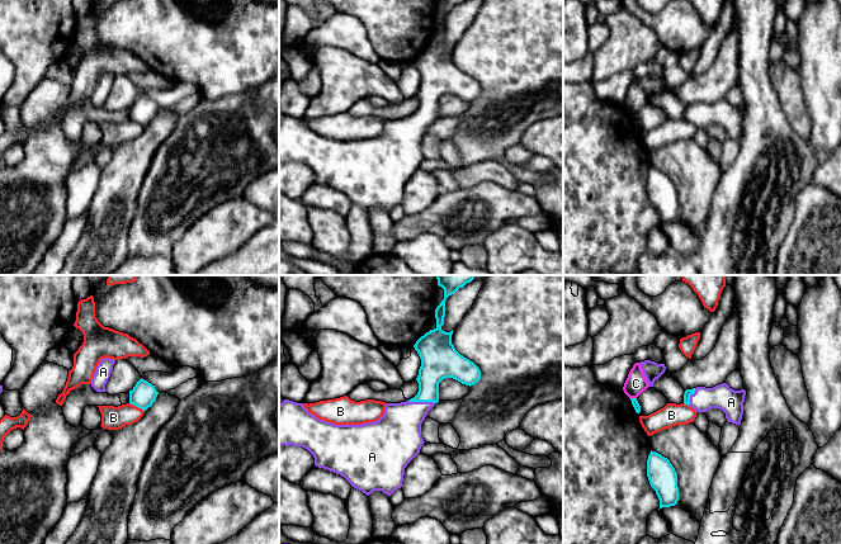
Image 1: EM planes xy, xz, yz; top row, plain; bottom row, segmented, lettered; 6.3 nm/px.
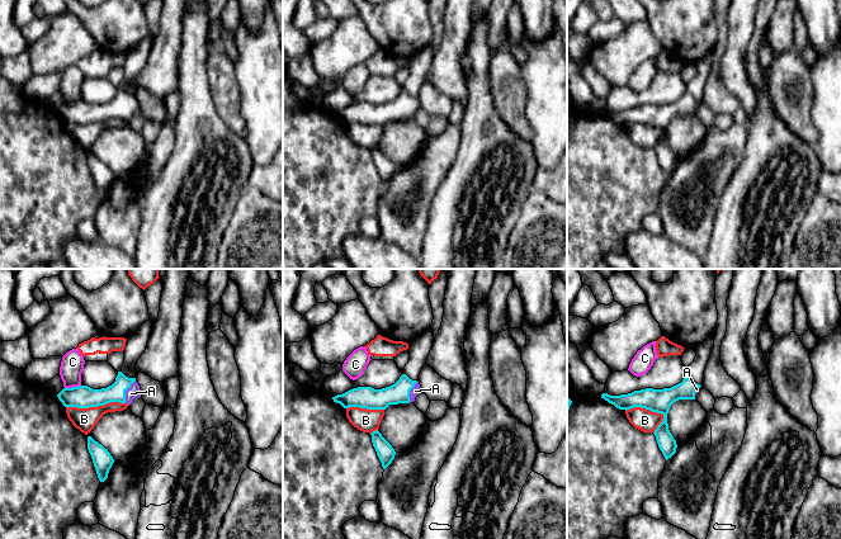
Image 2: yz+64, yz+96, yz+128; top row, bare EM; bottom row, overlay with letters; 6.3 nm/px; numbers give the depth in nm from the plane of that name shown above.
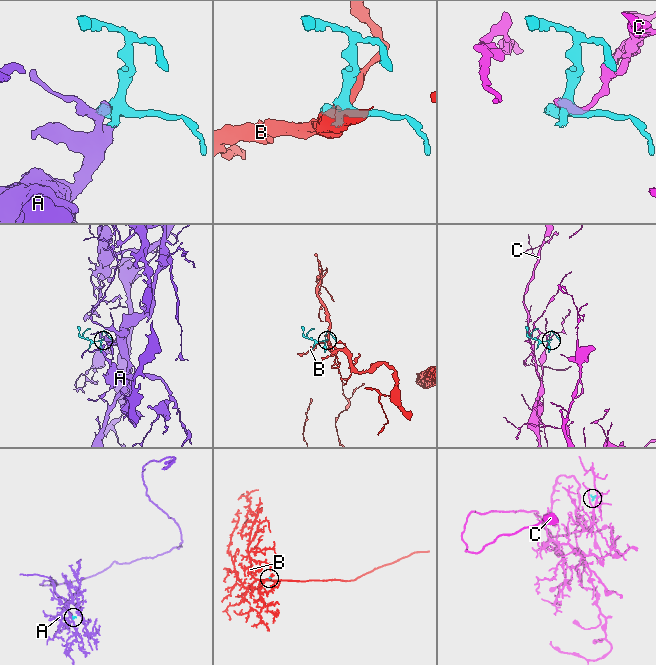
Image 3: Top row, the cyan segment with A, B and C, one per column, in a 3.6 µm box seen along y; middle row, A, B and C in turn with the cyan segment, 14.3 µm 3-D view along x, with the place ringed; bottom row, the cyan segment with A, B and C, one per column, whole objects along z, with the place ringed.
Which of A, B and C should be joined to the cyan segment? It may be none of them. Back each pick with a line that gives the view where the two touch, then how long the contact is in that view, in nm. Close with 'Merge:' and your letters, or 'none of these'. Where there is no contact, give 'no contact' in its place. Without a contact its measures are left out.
A: meets cyan in xz; contact 170 nm long
Merge: A

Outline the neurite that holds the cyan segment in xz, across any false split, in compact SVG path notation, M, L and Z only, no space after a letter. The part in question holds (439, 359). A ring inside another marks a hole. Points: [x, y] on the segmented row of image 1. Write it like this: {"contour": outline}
{"contour": "M436 275L438 285L444 289L444 299L435 309L436 327L421 336L414 345L421 359L416 378L417 394L401 403L387 403L383 416L375 422L363 425L335 425L310 413L303 403L284 399L279 405L279 445L302 446L315 458L315 465L344 477L351 487L369 496L382 491L391 496L402 487L405 468L420 453L425 443L421 424L427 412L439 402L439 383L453 378L462 384L473 385L481 379L479 368L460 355L452 344L450 332L441 330L445 317L445 301L459 288L471 283L476 275Z"}

